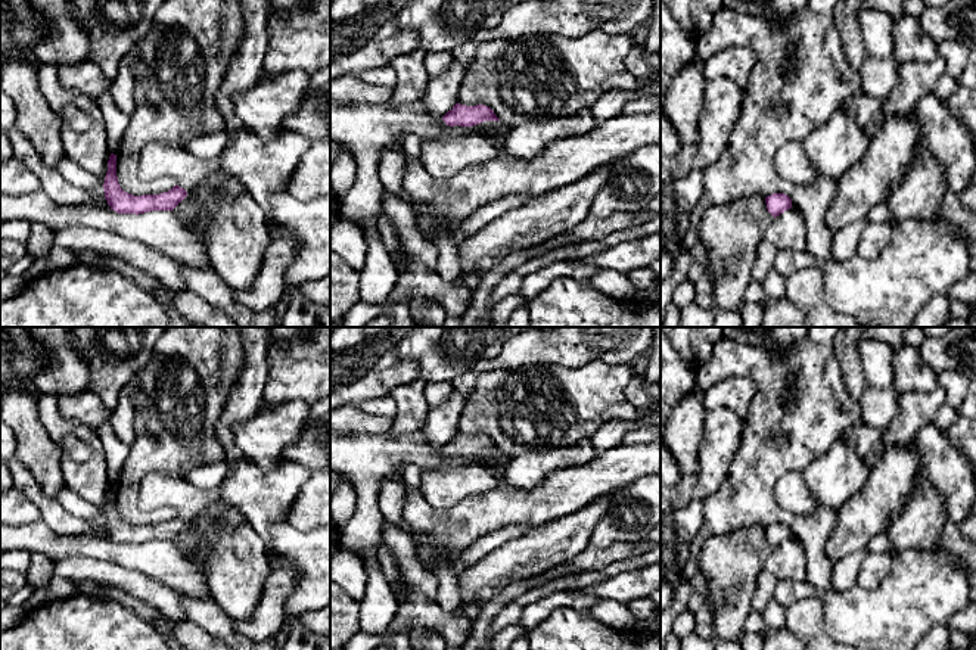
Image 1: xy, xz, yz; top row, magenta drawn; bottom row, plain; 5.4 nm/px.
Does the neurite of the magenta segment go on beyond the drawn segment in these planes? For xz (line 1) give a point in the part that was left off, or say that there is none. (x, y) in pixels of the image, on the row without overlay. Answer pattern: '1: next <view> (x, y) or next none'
1: next none

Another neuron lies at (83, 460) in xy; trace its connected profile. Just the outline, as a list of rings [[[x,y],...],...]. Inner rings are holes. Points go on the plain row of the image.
[[[38,392],[37,401],[40,420],[60,451],[65,486],[86,501],[102,506],[109,478],[97,429],[63,417],[55,394]]]

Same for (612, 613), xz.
[[[600,600],[590,615],[615,631],[630,631],[635,622],[627,604],[612,600]]]

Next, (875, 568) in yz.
[[[867,553],[858,570],[857,585],[865,590],[874,590],[888,576],[890,563],[890,553]]]

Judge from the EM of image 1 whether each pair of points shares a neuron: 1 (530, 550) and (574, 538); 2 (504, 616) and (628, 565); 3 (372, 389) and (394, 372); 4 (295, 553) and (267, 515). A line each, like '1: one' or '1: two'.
1: one
2: one
3: one
4: two

